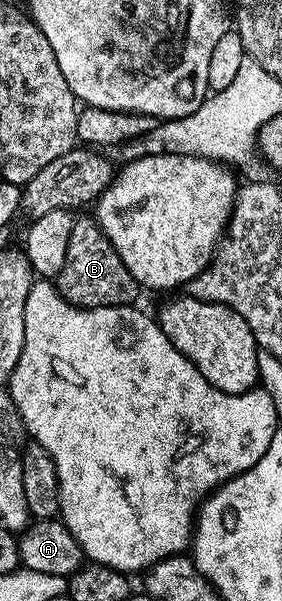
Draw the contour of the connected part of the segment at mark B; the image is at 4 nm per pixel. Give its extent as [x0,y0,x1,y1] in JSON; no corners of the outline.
[55,217,138,310]

